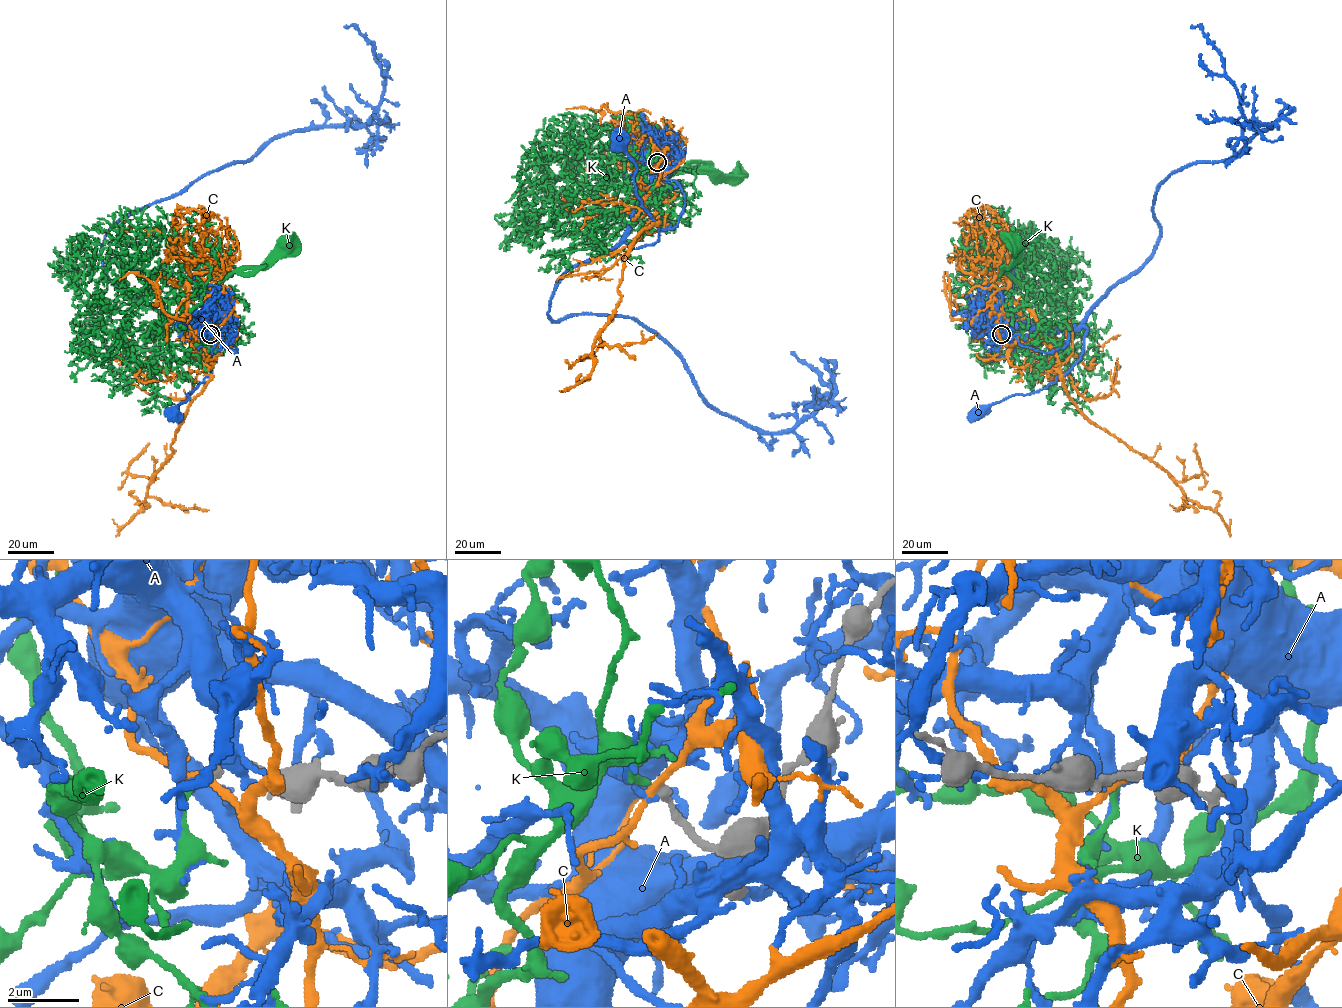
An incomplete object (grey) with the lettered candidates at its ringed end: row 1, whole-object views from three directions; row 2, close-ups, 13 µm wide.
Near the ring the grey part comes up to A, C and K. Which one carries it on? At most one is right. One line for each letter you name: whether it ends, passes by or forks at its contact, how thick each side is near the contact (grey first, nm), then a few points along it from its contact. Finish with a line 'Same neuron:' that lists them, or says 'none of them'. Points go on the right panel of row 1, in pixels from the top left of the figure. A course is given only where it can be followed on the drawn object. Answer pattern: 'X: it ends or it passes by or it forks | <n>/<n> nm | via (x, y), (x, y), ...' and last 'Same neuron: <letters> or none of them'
K: it ends | 280/170 nm | via (1000, 334), (999, 340), (1004, 340), (1023, 319), (1035, 320), (1026, 304), (1029, 288), (1008, 271), (1019, 246)
Same neuron: K

